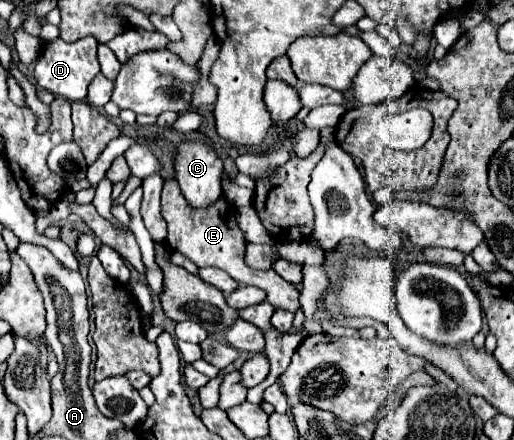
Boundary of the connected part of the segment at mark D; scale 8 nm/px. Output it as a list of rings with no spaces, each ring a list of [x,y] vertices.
[[[61,38],[49,42],[35,62],[33,74],[35,74],[37,86],[49,90],[55,96],[63,96],[67,100],[85,100],[89,82],[99,74],[97,46],[99,44],[95,38],[83,38],[83,40],[77,40],[73,44],[61,42]]]

